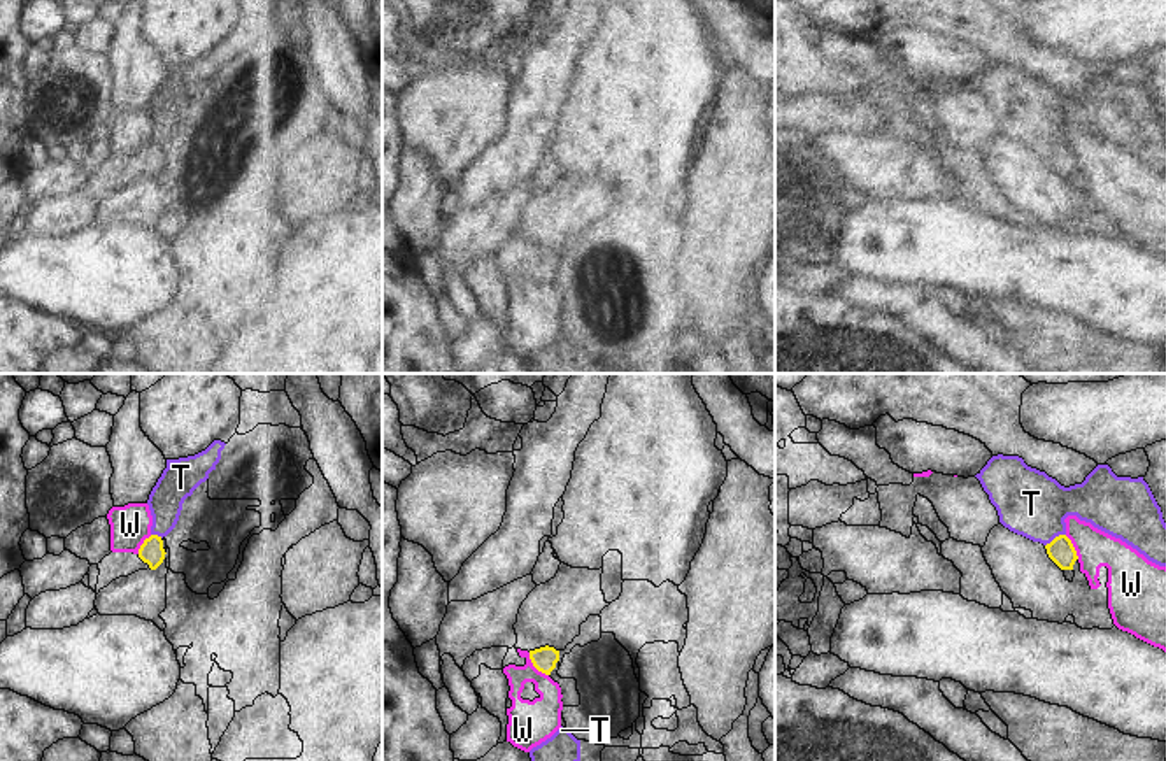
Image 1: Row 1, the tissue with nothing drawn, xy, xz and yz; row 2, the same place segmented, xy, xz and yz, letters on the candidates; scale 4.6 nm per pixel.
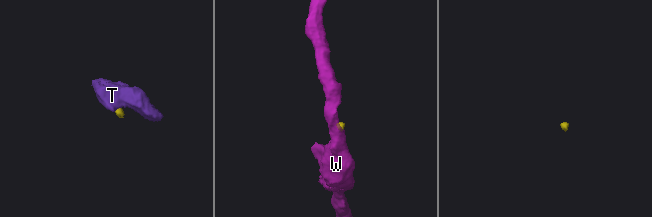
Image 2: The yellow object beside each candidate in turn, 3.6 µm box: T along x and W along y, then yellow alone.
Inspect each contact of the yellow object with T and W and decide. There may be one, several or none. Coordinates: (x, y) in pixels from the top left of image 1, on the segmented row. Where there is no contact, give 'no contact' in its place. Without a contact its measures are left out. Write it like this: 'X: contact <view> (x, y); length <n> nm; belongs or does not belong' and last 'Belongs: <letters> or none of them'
T: contact yz (1054, 539); length 110 nm; belongs
W: contact xz (535, 667); length 140 nm; does not belong
Belongs: T

